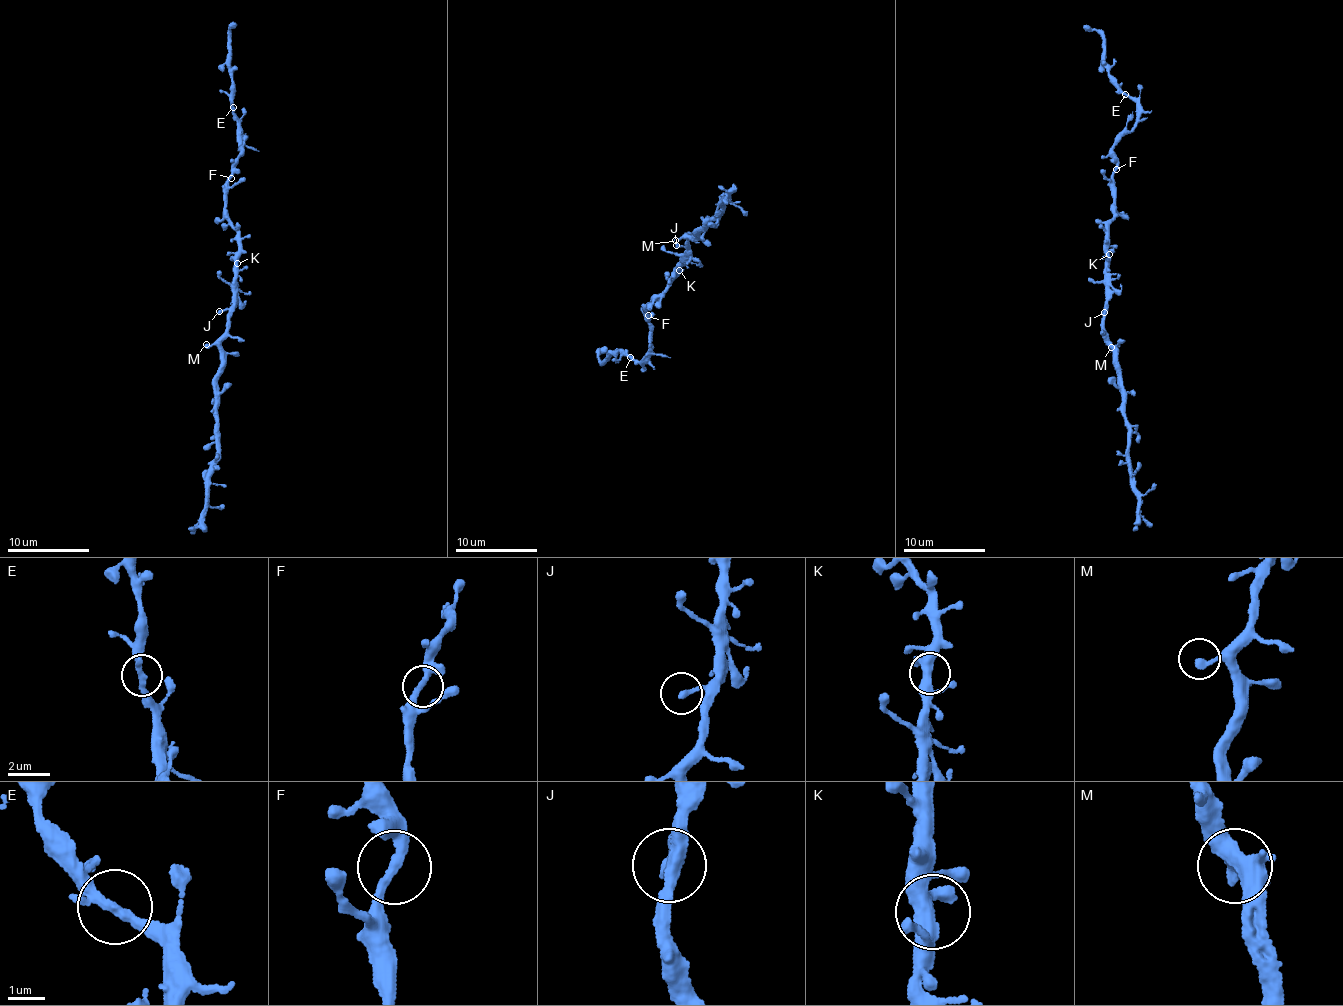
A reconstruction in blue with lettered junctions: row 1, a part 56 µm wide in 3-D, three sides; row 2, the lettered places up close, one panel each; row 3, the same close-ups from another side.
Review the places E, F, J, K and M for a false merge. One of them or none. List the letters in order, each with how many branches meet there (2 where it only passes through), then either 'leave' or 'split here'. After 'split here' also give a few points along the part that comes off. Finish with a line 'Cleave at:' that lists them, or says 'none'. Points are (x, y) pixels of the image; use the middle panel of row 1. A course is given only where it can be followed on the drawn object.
E: 3 branches meet; leave
F: 2 branches meet; leave
J: 1 branches meet; leave
K: 3 branches meet; leave
M: 1 branches meet; leave
Cleave at: none

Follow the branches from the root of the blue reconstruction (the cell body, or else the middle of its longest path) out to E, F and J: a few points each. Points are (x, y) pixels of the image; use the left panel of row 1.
E: (235, 263), (237, 230), (225, 209), (225, 186), (231, 166), (241, 153), (237, 140), (238, 118), (232, 106)
F: (235, 263), (237, 230), (225, 209), (225, 186), (231, 178)
J: (235, 263), (235, 301), (219, 311)

